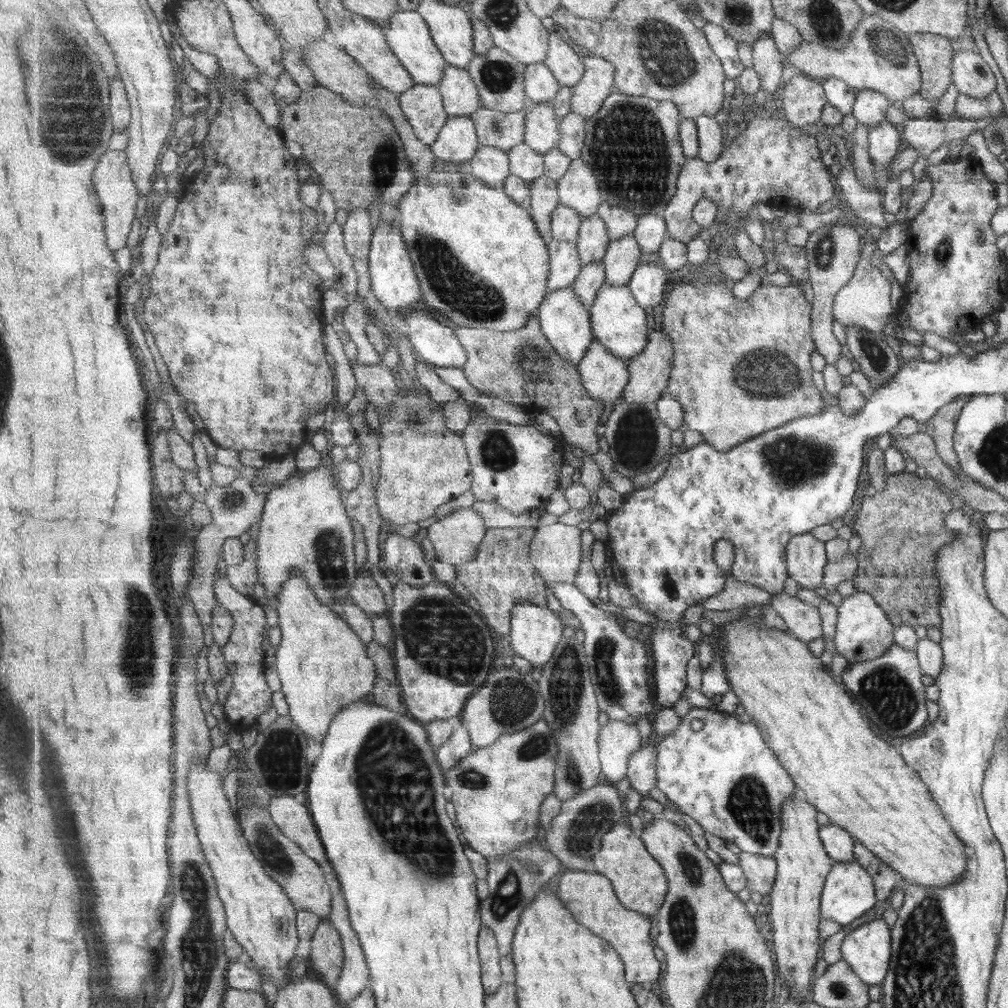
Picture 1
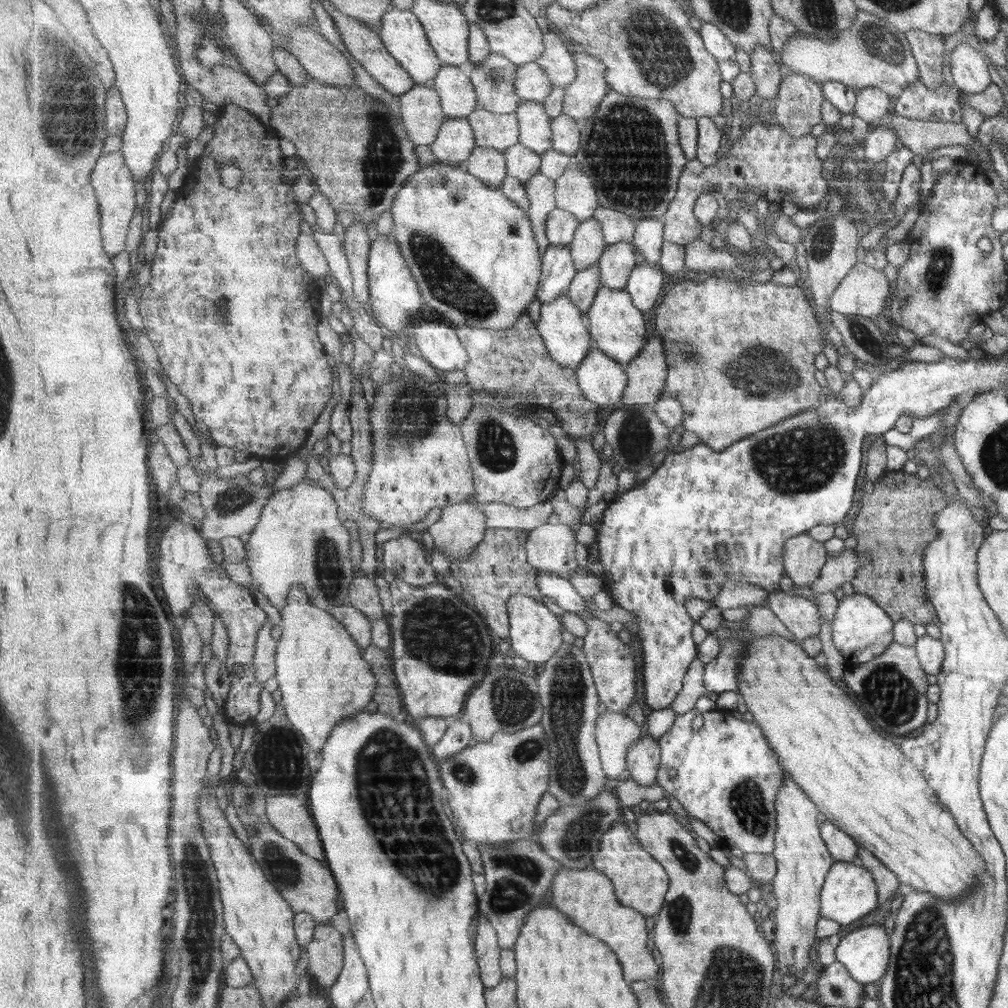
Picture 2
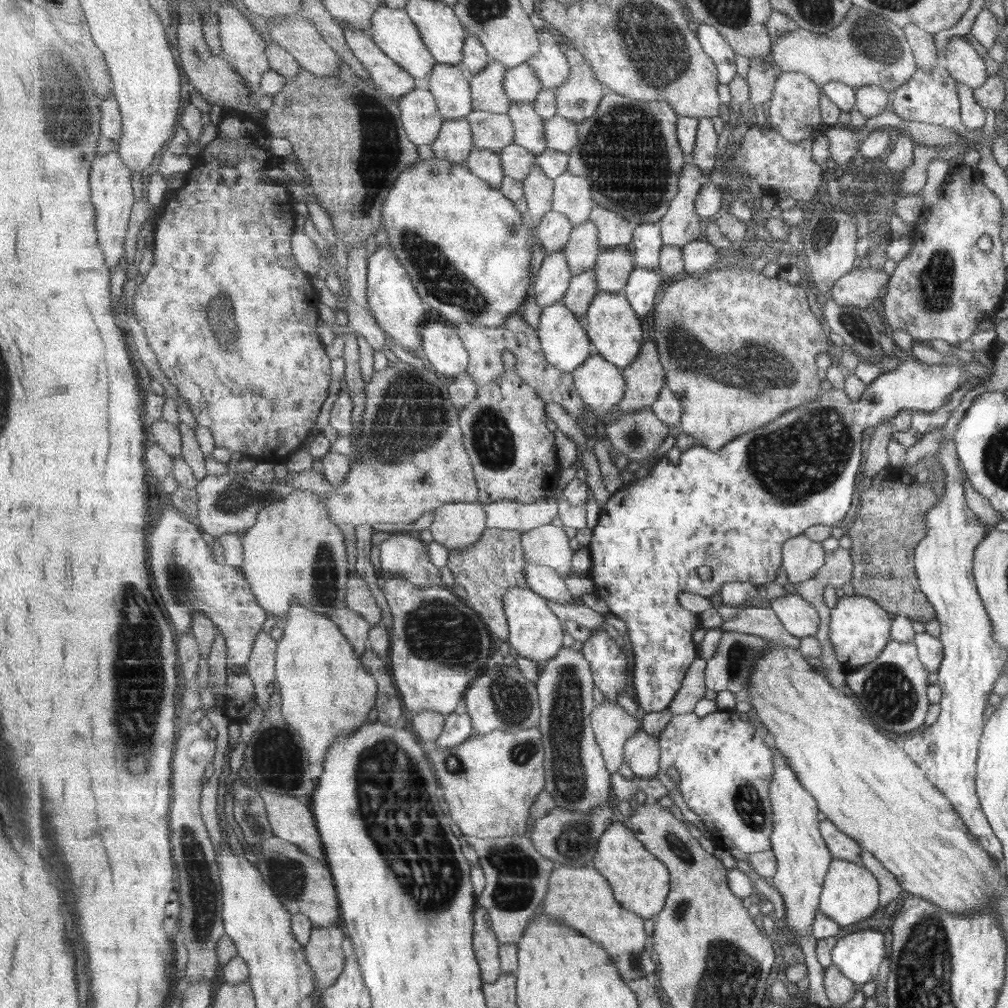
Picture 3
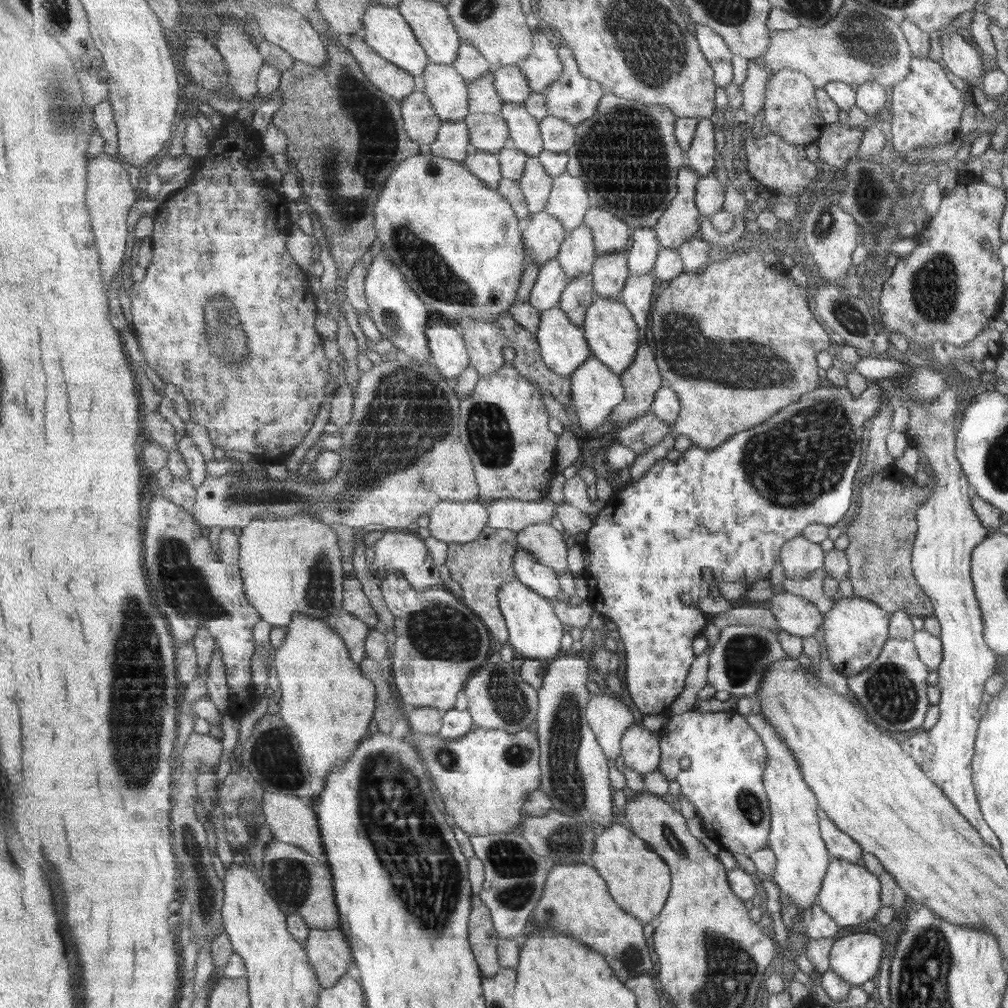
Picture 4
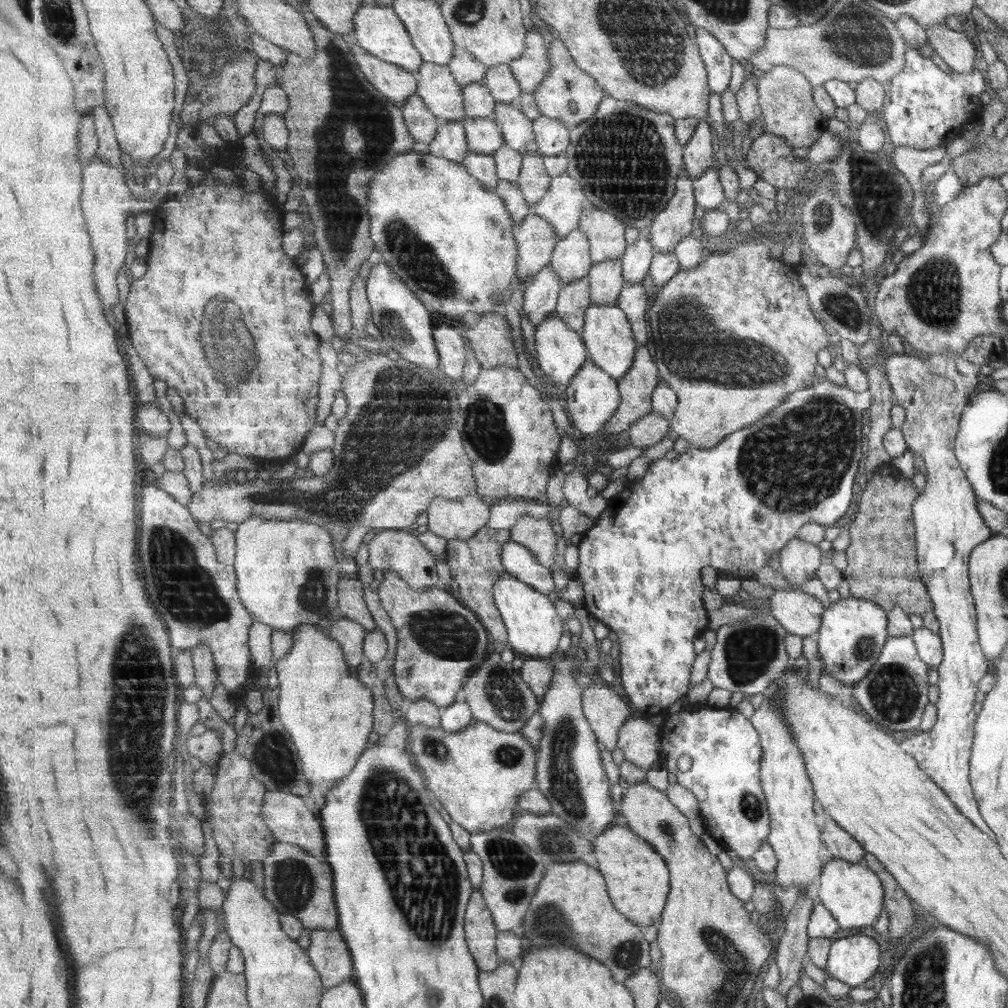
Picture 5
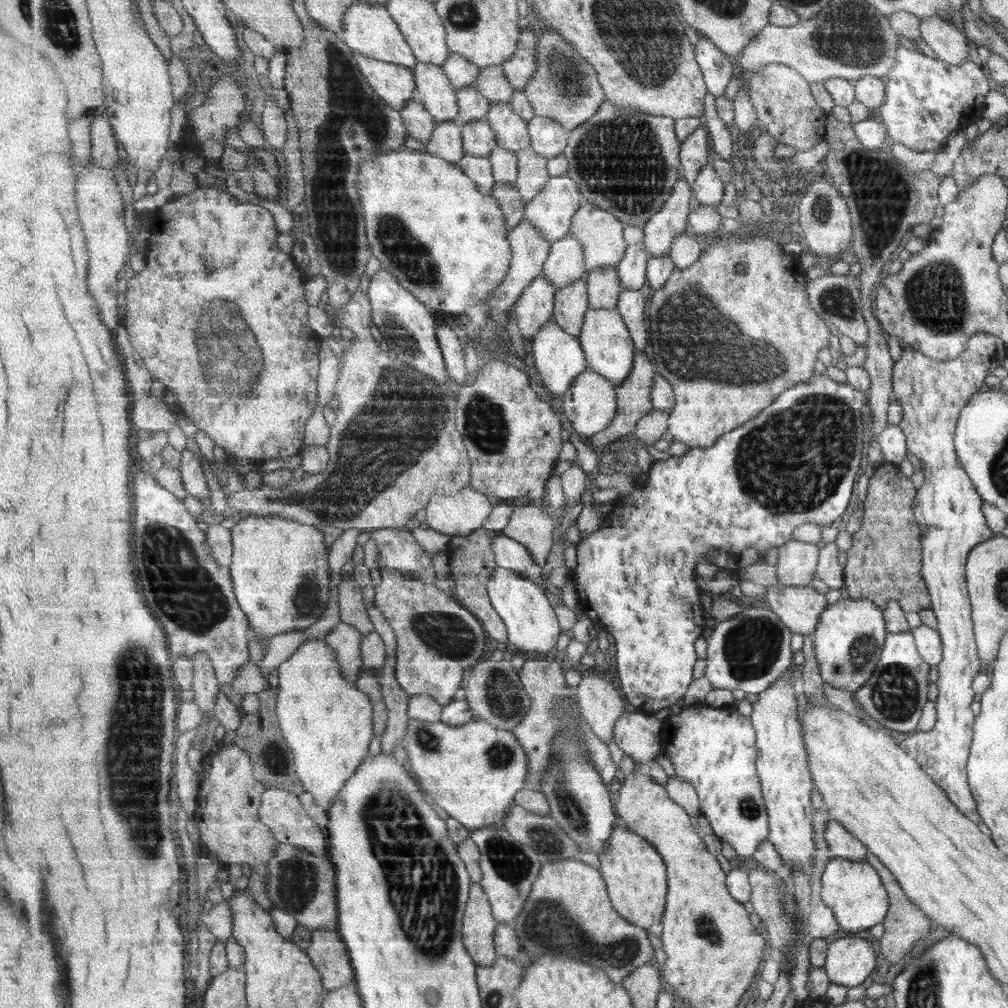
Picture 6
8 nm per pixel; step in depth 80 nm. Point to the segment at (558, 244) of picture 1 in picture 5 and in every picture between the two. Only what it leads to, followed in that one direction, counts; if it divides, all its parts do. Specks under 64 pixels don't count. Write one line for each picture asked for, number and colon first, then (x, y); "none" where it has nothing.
2: (560, 269)
3: (552, 283)
4: (552, 280)
5: (541, 300)

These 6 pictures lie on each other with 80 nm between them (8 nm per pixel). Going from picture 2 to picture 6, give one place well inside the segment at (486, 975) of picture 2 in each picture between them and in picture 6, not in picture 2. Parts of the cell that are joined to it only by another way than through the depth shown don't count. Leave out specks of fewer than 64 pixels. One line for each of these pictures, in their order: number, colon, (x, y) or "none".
3: (487, 946)
4: (483, 935)
5: (480, 929)
6: (480, 924)

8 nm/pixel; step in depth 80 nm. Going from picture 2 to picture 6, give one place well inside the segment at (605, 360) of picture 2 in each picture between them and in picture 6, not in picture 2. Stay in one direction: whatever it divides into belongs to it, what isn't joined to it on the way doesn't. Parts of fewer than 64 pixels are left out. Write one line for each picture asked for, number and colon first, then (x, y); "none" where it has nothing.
3: (601, 384)
4: (597, 389)
5: (593, 396)
6: (591, 404)

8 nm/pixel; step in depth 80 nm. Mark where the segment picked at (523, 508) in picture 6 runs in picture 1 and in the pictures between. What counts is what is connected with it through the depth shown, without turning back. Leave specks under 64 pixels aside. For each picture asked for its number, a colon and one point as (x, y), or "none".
1: (557, 552)
2: (551, 547)
3: (548, 545)
4: (545, 542)
5: (537, 535)

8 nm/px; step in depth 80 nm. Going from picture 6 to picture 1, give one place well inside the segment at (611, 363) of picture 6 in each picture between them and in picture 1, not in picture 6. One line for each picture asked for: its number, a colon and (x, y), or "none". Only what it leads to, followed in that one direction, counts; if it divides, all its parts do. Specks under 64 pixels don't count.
1: (618, 321)
2: (617, 324)
3: (617, 333)
4: (613, 335)
5: (608, 334)

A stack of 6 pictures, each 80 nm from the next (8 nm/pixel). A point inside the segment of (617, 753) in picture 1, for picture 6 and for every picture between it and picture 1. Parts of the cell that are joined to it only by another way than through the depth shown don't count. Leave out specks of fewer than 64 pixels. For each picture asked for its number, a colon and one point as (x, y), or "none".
2: (616, 732)
3: (613, 725)
4: (610, 718)
5: (607, 713)
6: (600, 703)

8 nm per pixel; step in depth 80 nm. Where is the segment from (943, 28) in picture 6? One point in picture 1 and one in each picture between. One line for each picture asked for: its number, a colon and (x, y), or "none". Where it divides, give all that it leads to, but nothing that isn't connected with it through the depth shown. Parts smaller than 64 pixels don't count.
1: (971, 76)
2: (968, 68)
3: (961, 61)
4: (957, 55)
5: (953, 48)

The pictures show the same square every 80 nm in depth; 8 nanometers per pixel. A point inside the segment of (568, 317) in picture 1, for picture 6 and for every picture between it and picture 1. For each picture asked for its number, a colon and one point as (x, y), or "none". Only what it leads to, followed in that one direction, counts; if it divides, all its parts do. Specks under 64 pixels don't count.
2: (568, 339)
3: (567, 345)
4: (564, 346)
5: (561, 352)
6: (560, 358)

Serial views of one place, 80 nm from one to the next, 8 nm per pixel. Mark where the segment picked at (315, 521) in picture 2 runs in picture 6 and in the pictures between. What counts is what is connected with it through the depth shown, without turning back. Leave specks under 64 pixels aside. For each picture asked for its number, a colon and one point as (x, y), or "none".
3: (294, 552)
4: (291, 564)
5: (288, 572)
6: (280, 569)

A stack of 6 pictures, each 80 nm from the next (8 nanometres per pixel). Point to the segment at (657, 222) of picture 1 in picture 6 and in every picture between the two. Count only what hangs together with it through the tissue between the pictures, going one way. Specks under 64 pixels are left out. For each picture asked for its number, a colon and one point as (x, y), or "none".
2: (649, 240)
3: (647, 244)
4: (643, 250)
5: (638, 259)
6: (633, 269)

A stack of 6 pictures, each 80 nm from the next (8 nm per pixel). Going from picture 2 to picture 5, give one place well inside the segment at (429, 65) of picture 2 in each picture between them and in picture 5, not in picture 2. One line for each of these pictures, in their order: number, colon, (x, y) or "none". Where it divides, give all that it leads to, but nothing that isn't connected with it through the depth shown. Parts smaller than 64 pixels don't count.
3: (394, 31)
4: (387, 31)
5: (379, 30)

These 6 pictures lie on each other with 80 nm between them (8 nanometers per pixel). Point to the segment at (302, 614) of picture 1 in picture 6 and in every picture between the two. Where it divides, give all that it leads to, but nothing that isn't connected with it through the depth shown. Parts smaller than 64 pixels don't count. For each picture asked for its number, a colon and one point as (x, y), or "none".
2: (321, 671)
3: (327, 692)
4: (327, 700)
5: (330, 713)
6: (328, 721)

